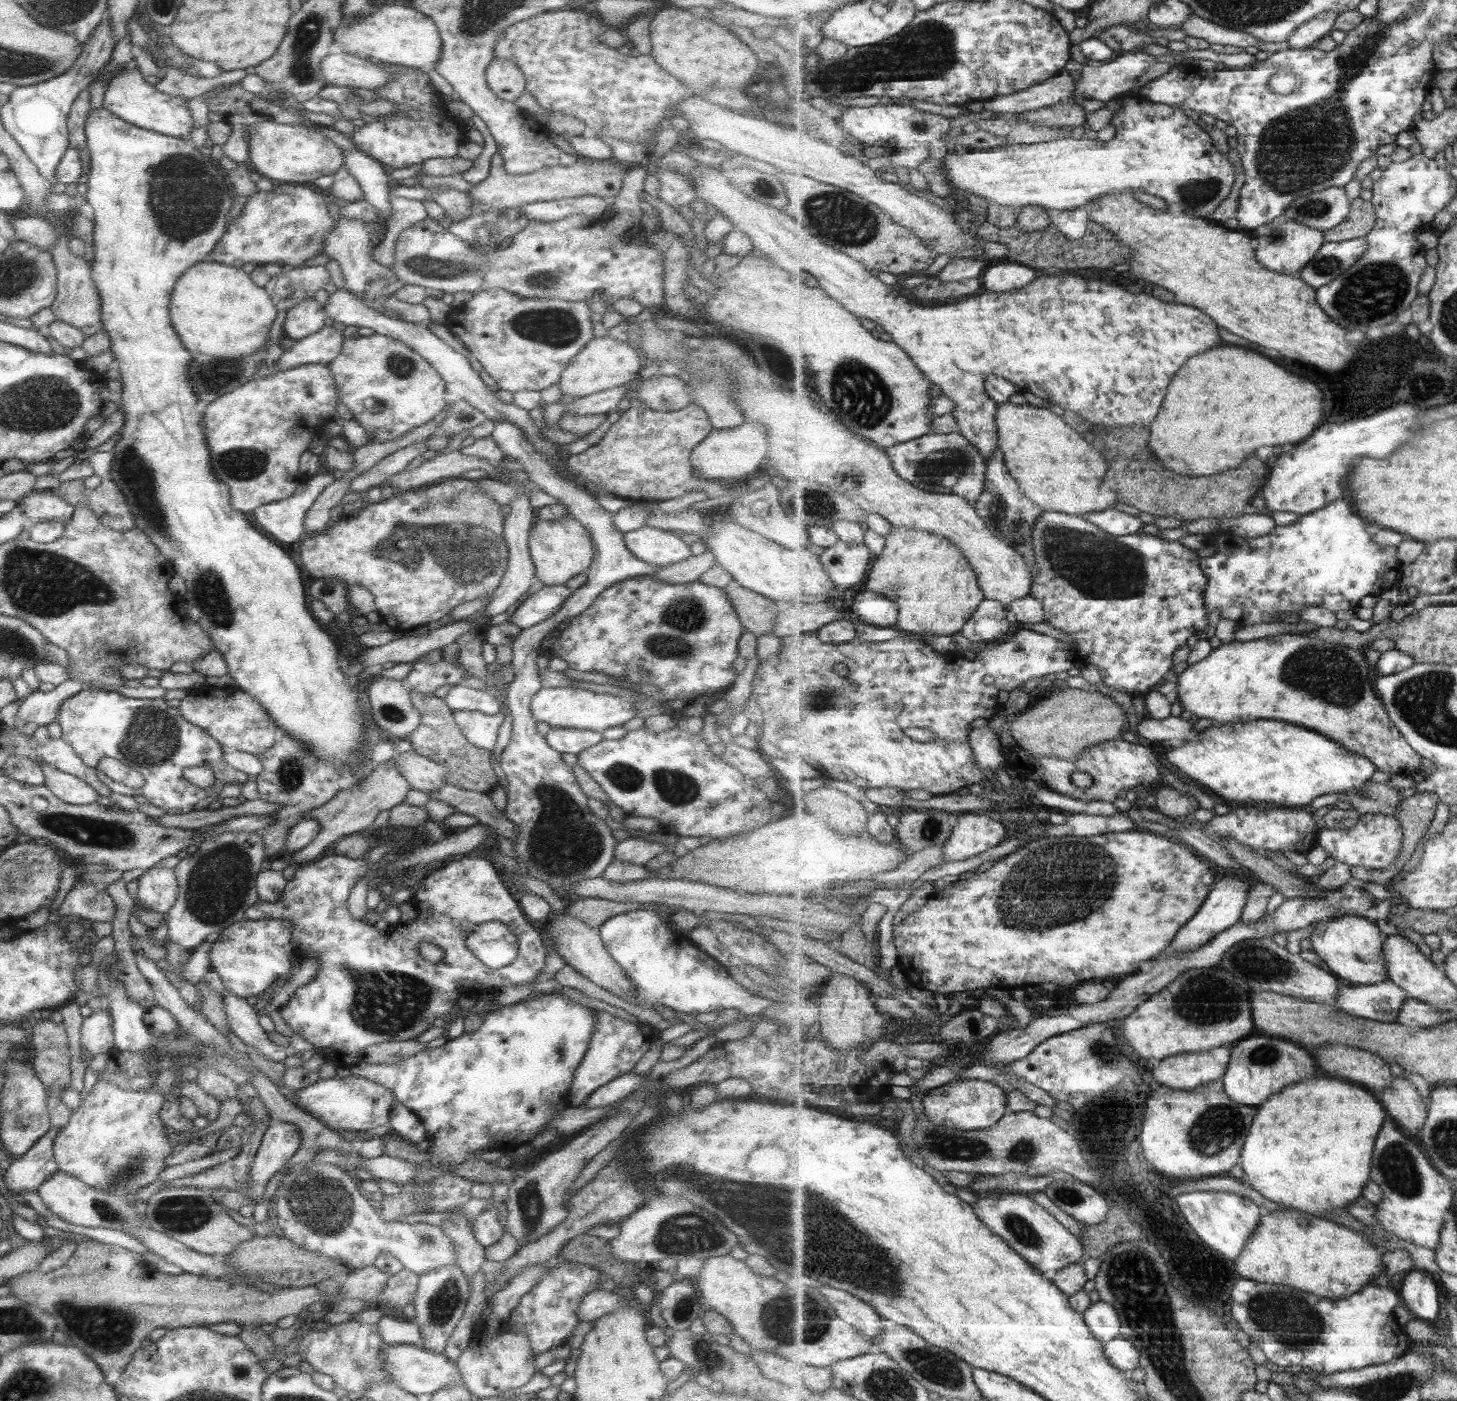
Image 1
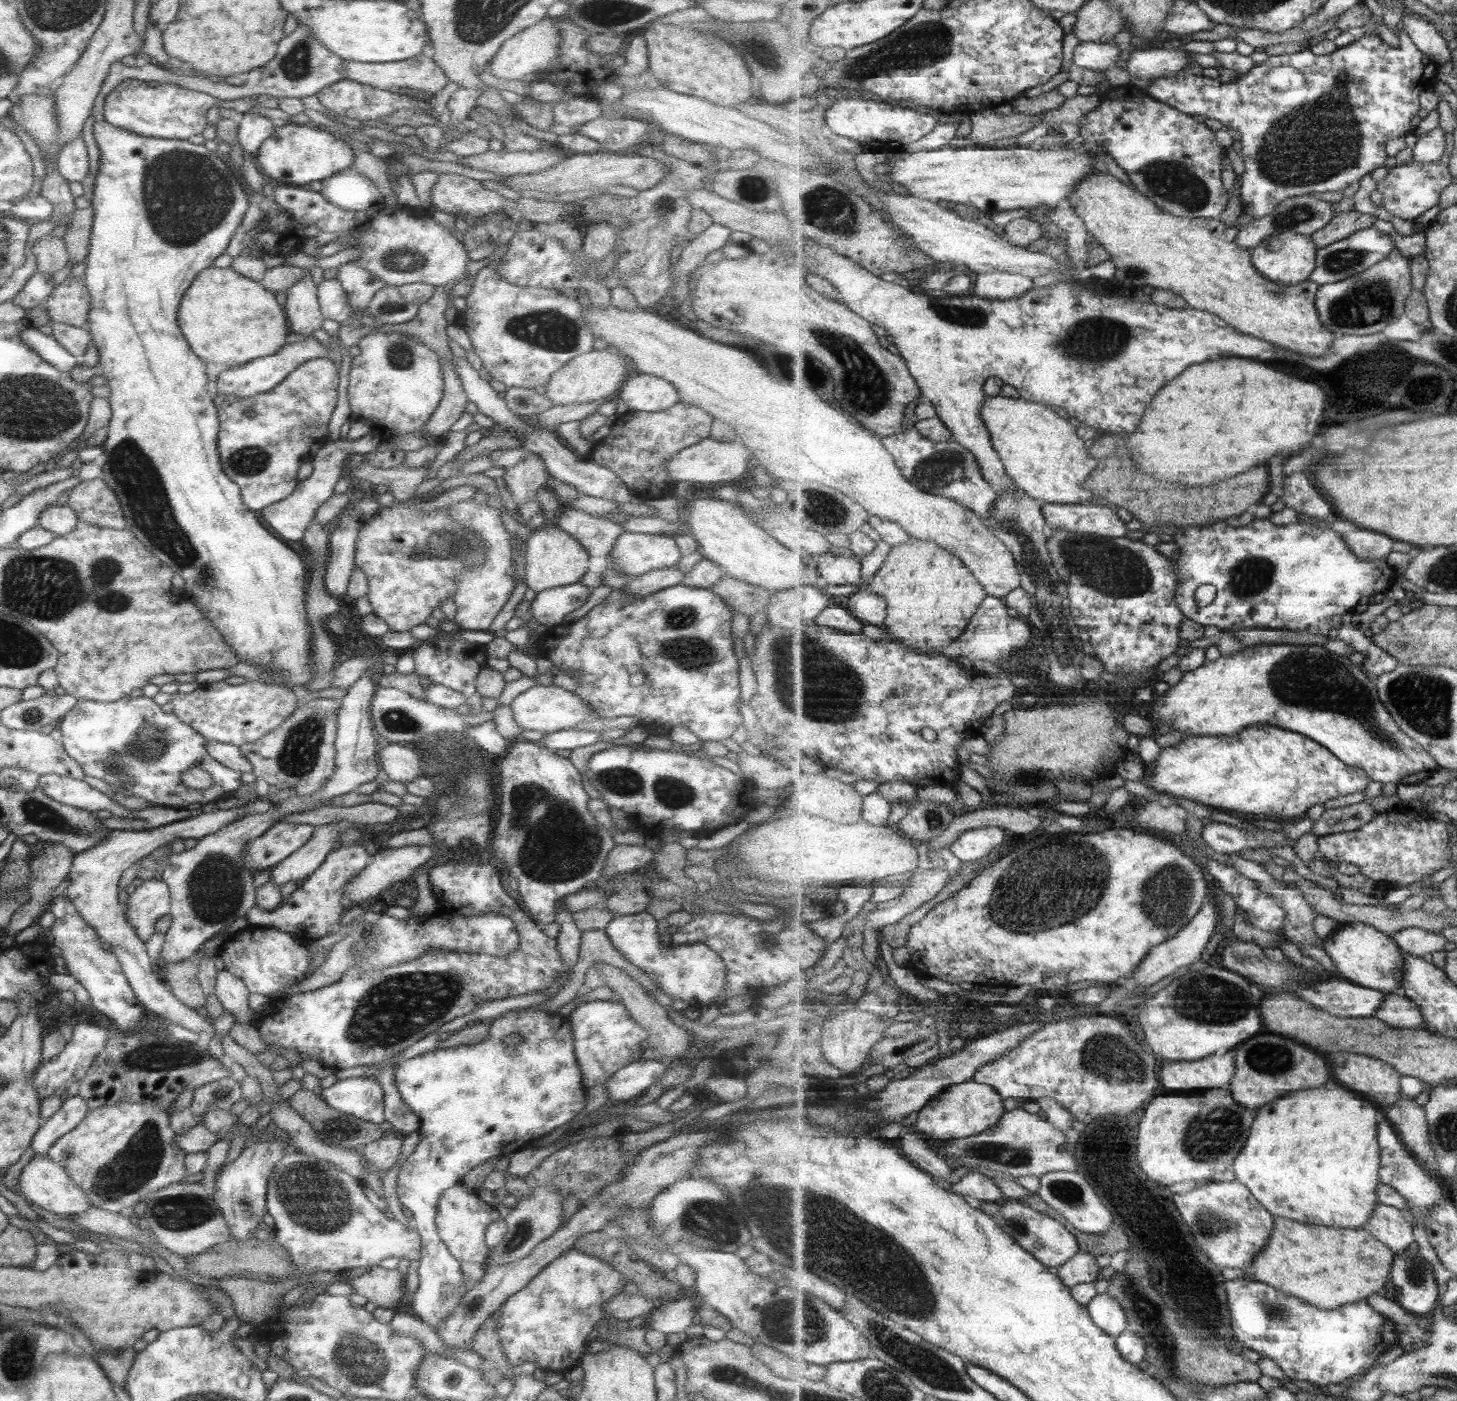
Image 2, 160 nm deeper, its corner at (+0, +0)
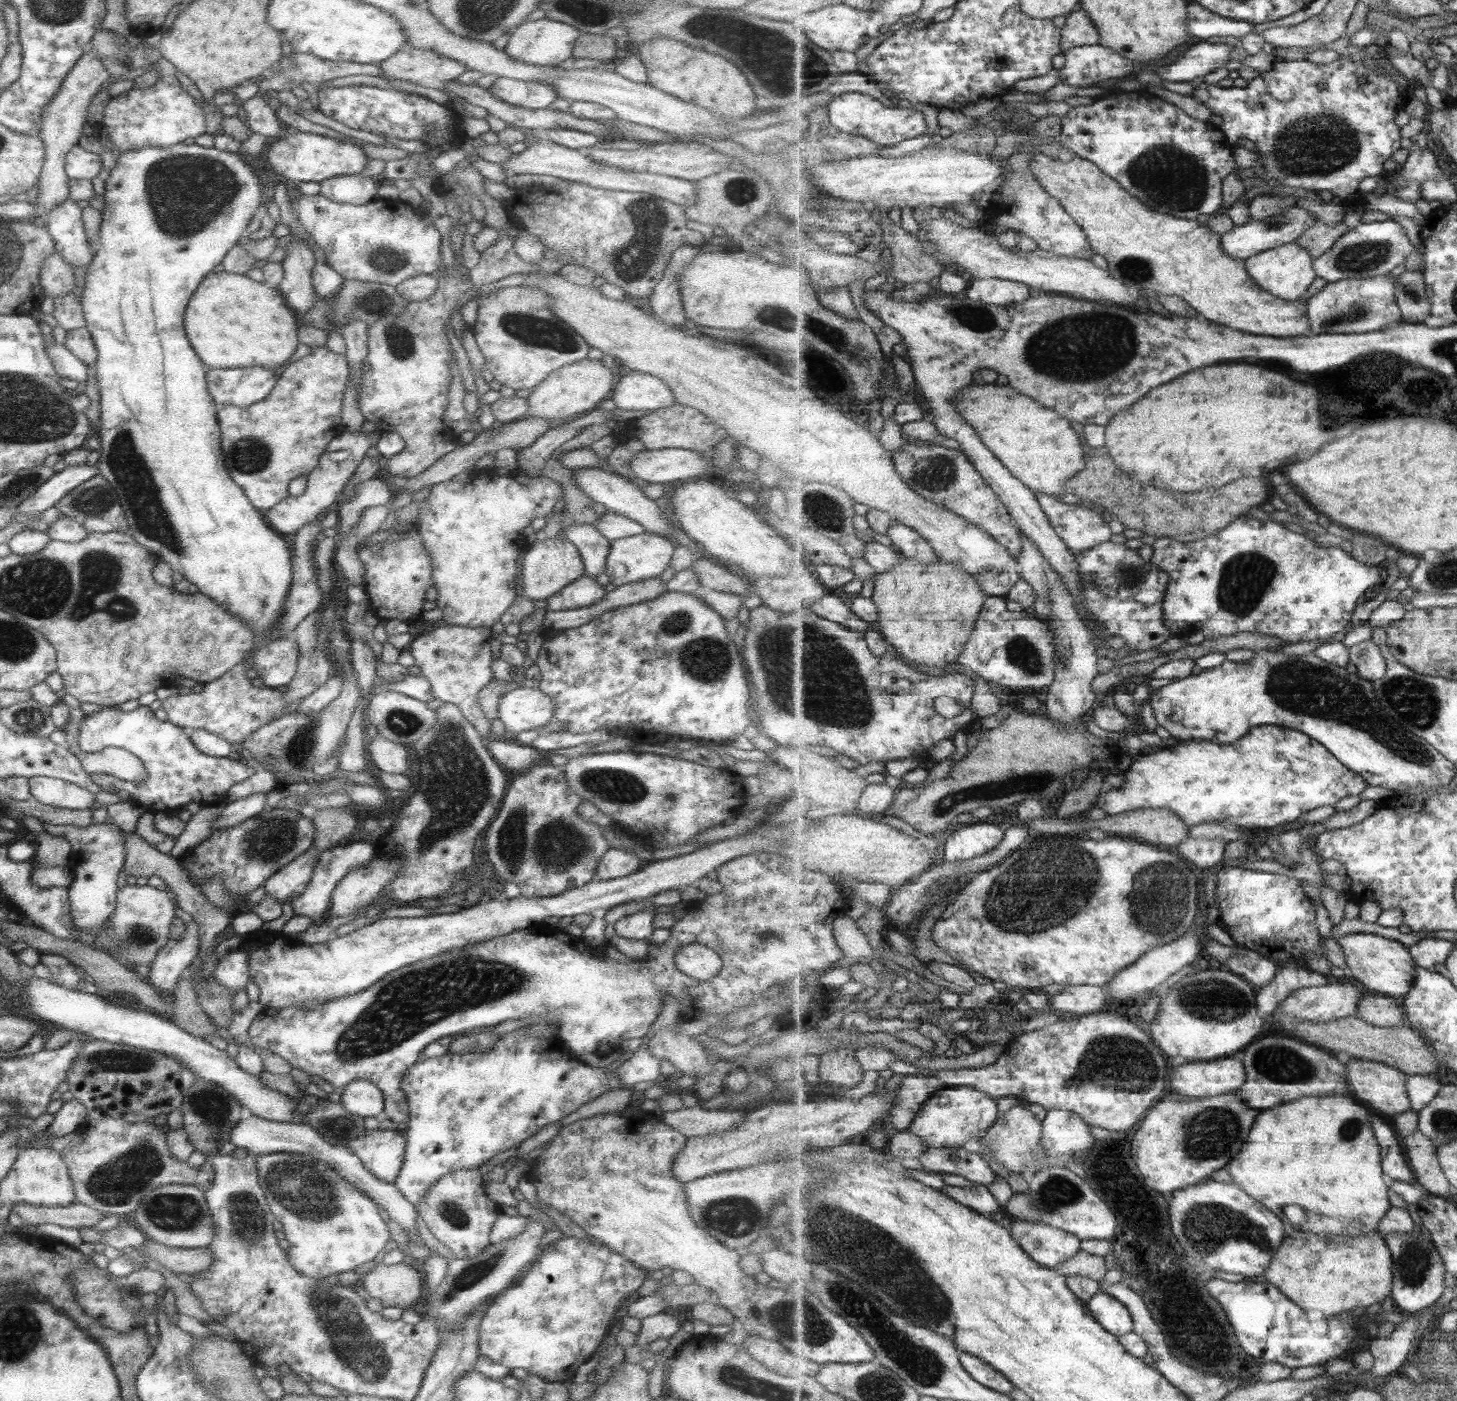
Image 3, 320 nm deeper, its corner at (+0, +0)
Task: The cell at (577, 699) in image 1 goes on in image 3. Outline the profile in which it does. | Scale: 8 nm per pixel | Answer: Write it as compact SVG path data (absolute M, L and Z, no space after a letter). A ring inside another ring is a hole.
M520 685L500 697L496 718L509 738L518 732L541 728L554 715L554 702L538 688Z

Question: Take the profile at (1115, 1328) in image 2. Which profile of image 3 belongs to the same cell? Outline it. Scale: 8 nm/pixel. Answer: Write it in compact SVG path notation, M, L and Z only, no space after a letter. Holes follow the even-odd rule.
M1099 1292L1086 1304L1099 1324L1114 1336L1119 1338L1134 1332L1135 1323L1131 1317L1131 1311L1114 1296Z

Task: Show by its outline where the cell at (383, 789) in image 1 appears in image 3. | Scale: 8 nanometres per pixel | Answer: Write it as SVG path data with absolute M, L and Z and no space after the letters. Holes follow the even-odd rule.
M313 846L297 859L283 866L269 877L263 884L266 894L279 903L287 902L295 896L295 890L307 884L313 872L313 865L318 858Z

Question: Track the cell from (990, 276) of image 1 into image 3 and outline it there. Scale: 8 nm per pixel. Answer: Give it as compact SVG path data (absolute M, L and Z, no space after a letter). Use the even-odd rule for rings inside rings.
M995 278L974 279L966 290L966 296L975 302L984 302L995 306L1006 306L1012 303L1024 303L1029 300L1029 286L1013 280Z

